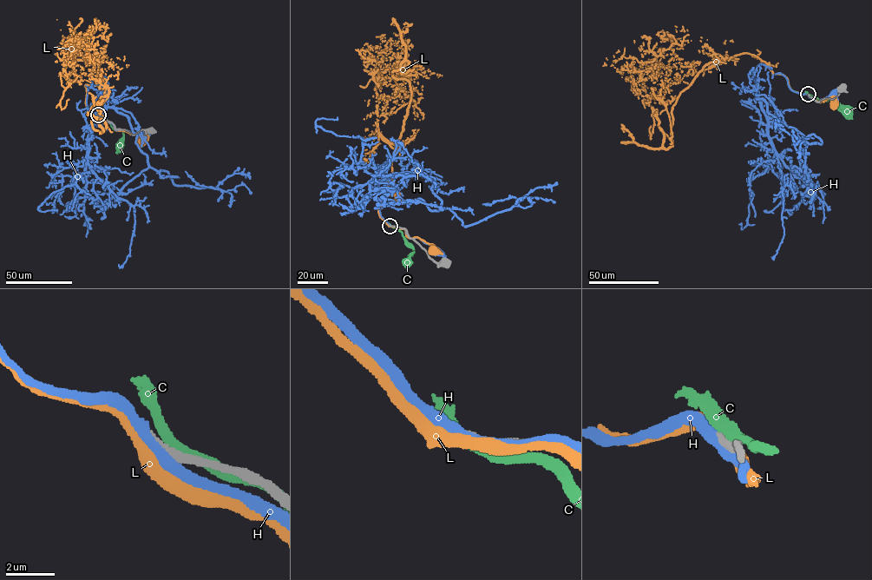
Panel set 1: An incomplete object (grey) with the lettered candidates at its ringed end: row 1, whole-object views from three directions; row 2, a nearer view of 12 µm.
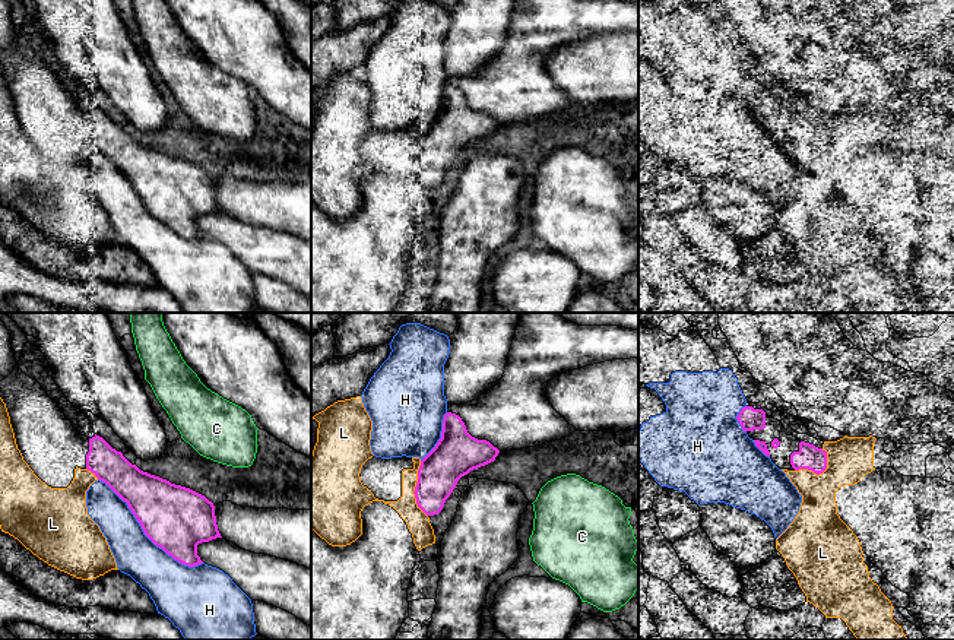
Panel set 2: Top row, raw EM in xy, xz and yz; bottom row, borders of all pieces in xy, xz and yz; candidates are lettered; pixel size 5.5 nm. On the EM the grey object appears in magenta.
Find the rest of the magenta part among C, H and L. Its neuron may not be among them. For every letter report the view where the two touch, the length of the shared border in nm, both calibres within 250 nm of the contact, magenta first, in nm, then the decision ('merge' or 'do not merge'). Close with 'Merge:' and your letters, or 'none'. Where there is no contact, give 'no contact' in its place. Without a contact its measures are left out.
C: no contact; do not merge
H: meets magenta in xy; contact 750 nm long; 360 nm thick on the magenta side, 240 nm on the other; do not merge
L: meets magenta in xz; contact 320 nm long; 220 nm thick on the magenta side, 130 nm on the other; do not merge
Merge: none

